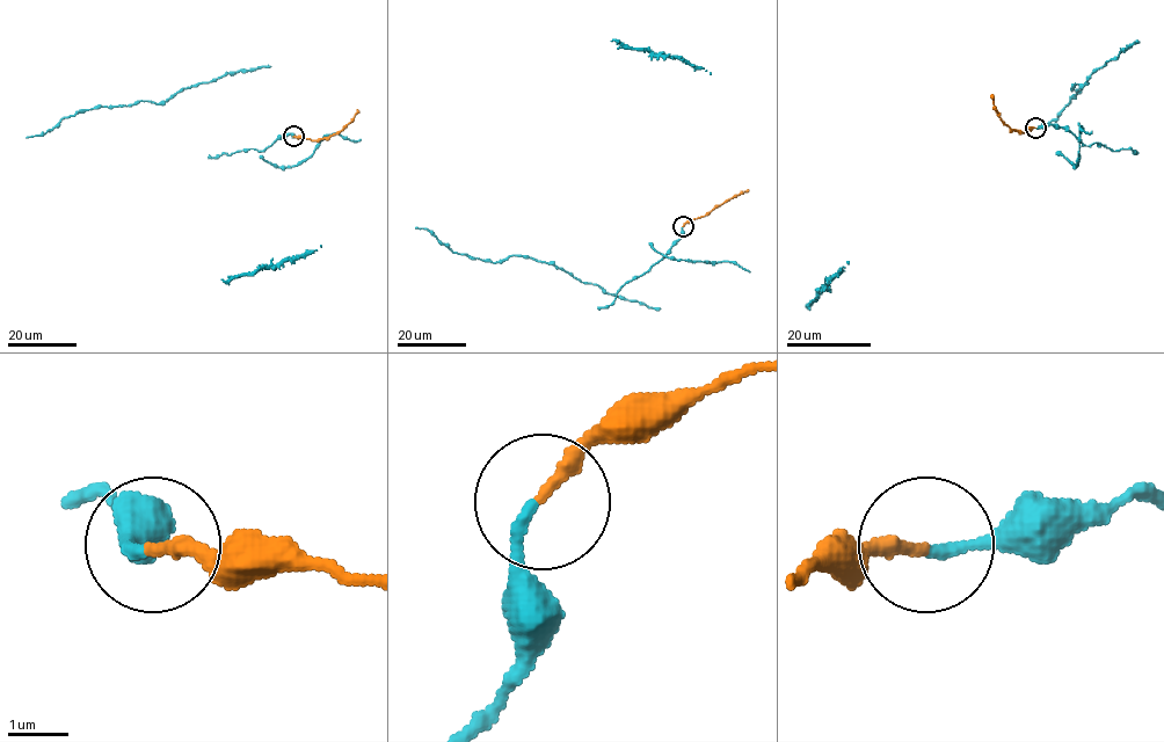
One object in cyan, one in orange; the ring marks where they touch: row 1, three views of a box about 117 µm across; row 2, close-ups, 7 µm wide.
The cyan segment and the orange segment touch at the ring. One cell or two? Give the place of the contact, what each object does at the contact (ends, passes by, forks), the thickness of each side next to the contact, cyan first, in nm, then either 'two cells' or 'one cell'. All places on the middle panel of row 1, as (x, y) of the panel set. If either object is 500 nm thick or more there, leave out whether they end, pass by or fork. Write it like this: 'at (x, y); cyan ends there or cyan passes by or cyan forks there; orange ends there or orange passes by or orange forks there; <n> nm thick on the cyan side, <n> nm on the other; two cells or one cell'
at (683, 226); cyan ends there; orange ends there; 190 nm thick on the cyan side, 240 nm on the other; one cell

